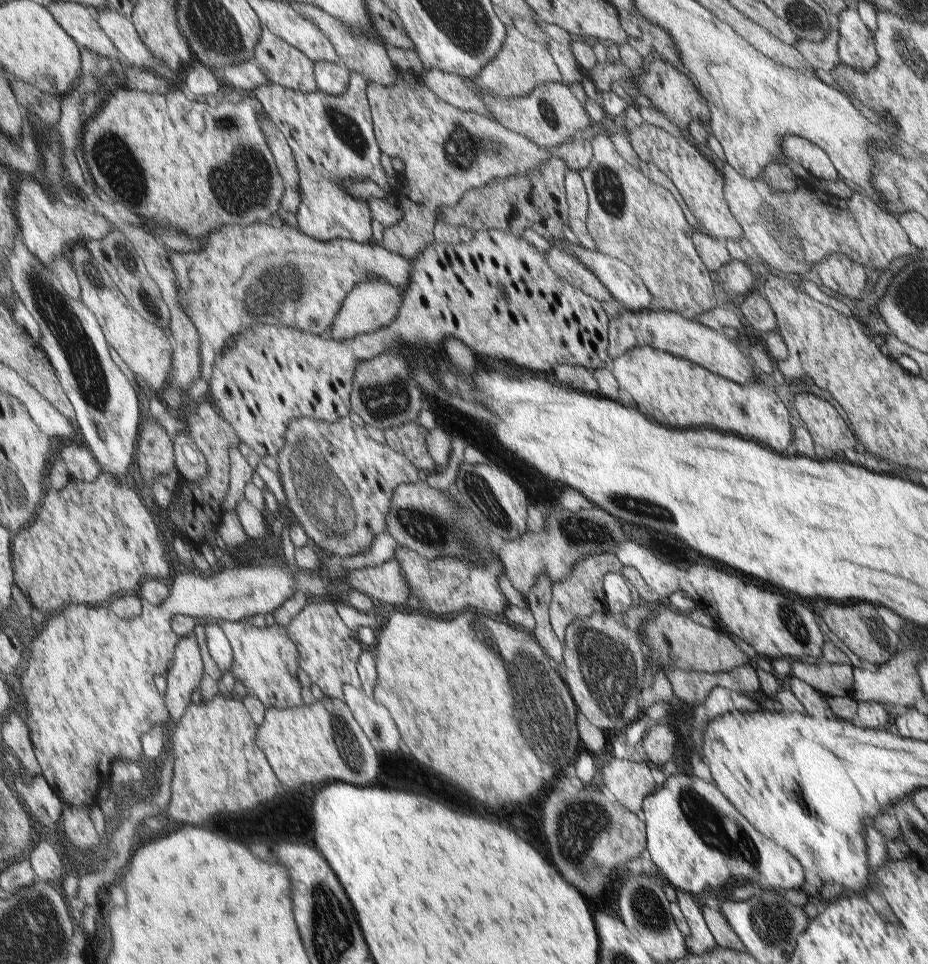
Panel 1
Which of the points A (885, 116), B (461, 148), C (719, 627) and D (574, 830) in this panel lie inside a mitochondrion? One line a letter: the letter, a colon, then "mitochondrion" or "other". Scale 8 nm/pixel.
A: other
B: mitochondrion
C: other
D: mitochondrion

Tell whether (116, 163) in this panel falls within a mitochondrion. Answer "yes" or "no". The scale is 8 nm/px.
yes

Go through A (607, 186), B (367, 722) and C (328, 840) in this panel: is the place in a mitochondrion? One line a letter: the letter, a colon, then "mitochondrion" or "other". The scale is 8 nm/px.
A: mitochondrion
B: mitochondrion
C: other

